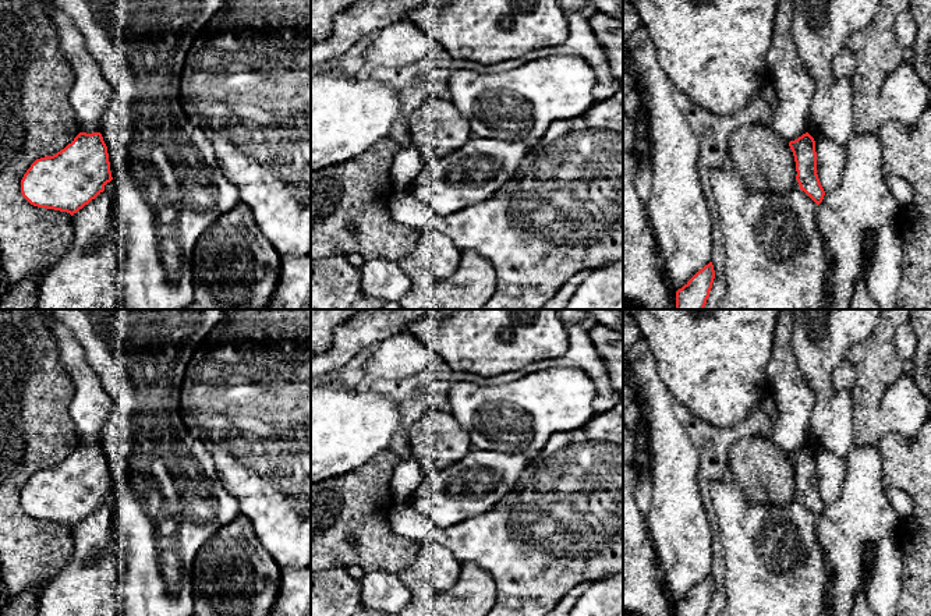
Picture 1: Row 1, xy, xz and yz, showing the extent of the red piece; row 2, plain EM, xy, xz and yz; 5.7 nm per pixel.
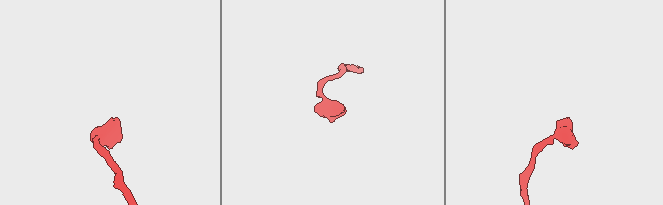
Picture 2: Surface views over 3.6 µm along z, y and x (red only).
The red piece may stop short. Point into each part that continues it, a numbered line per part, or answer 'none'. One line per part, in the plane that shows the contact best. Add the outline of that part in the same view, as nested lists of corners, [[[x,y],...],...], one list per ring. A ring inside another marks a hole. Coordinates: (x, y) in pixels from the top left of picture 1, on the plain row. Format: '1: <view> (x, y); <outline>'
none

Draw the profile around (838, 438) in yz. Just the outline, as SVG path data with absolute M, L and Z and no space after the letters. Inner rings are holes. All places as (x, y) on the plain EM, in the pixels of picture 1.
M838 390L832 397L832 421L822 435L824 446L840 459L854 447L853 401L849 390Z

